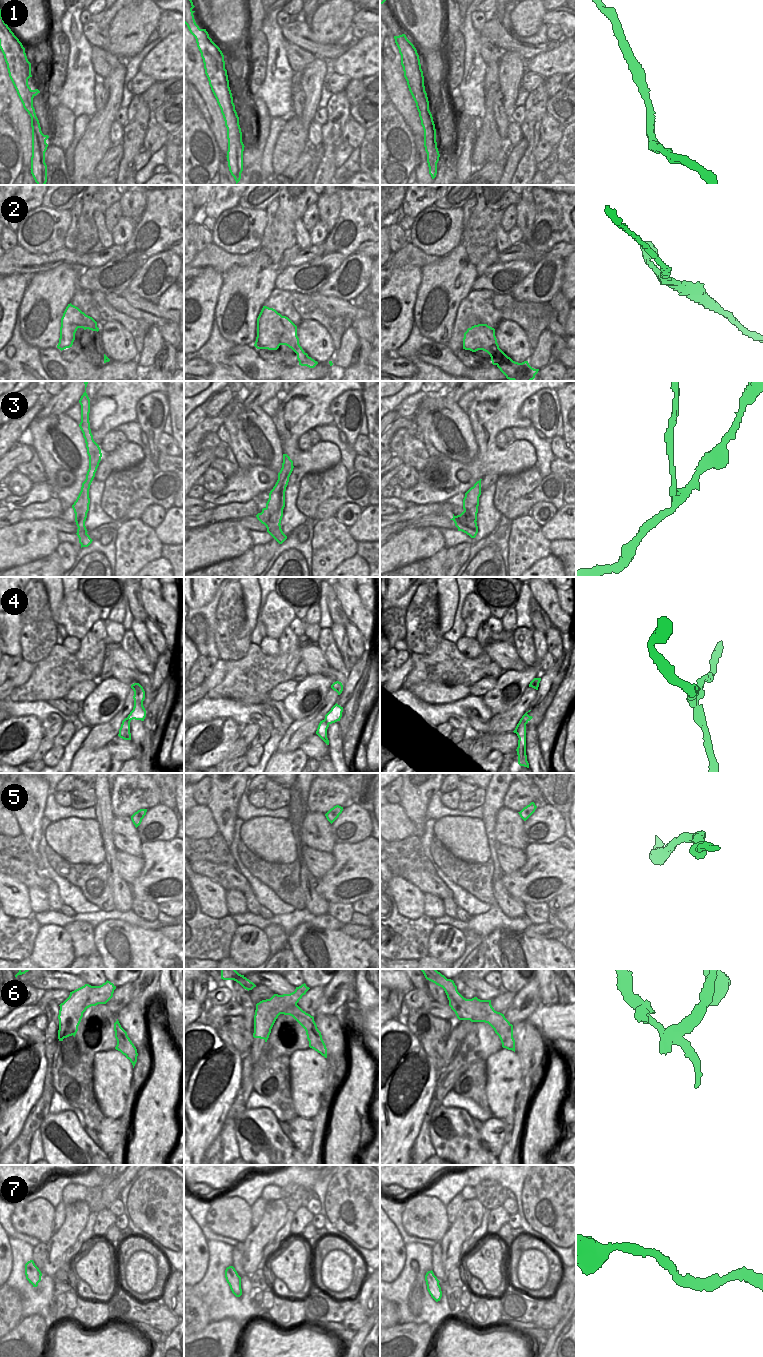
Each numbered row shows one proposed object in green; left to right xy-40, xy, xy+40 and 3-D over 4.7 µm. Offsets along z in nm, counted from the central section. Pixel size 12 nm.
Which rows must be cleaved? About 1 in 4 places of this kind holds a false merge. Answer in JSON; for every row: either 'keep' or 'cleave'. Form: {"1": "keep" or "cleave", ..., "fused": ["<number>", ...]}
{"1": "keep", "2": "keep", "3": "cleave", "4": "cleave", "5": "keep", "6": "cleave", "7": "keep", "fused": ["3", "4", "6"]}

